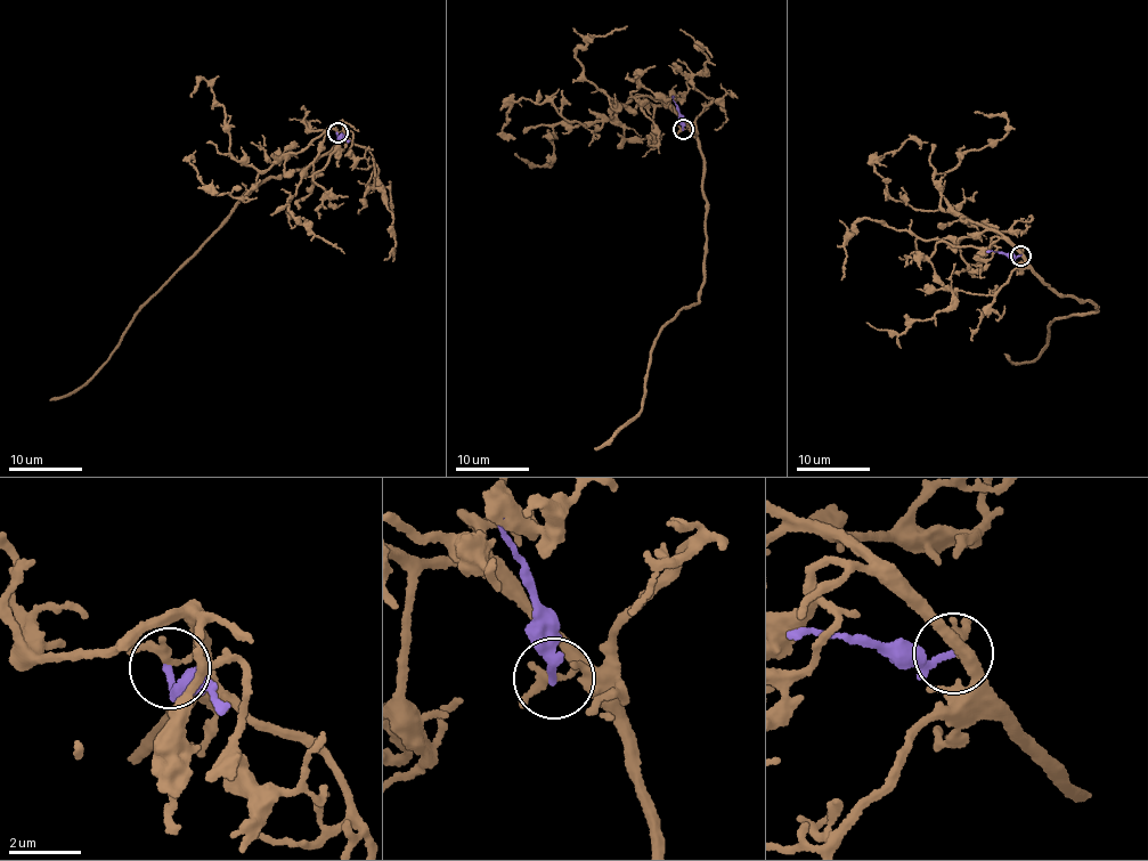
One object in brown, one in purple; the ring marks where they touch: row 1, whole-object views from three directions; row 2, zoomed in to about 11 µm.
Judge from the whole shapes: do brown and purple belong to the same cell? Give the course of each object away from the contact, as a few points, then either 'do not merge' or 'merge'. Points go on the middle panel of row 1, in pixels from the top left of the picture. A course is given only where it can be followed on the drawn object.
brown via (683, 128), (699, 144), (706, 169), (702, 282), (697, 301), (680, 309), (657, 338), (637, 415), (594, 449) | purple via (683, 128), (672, 96) | do not merge

